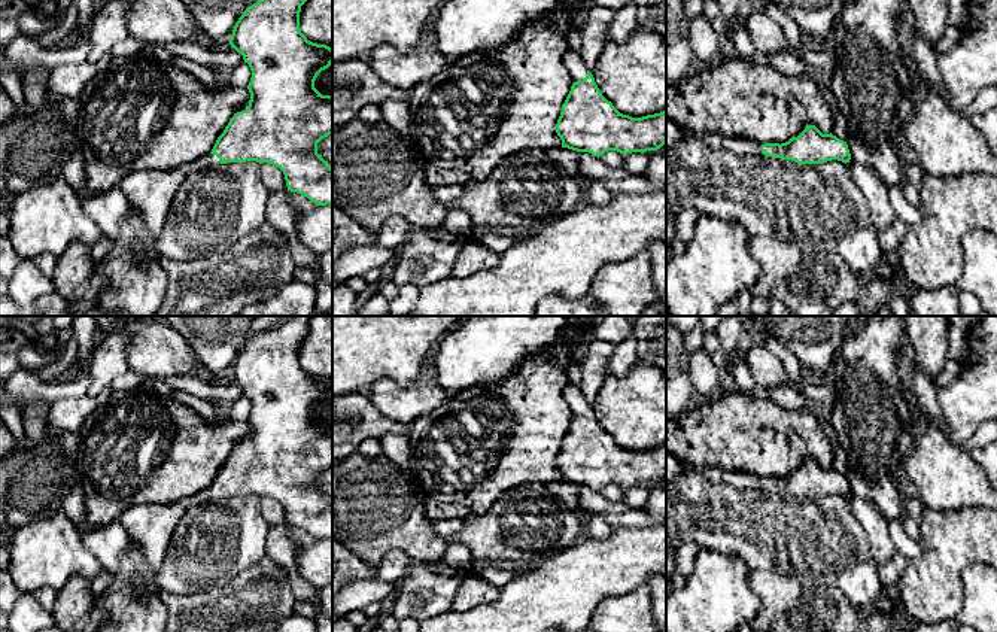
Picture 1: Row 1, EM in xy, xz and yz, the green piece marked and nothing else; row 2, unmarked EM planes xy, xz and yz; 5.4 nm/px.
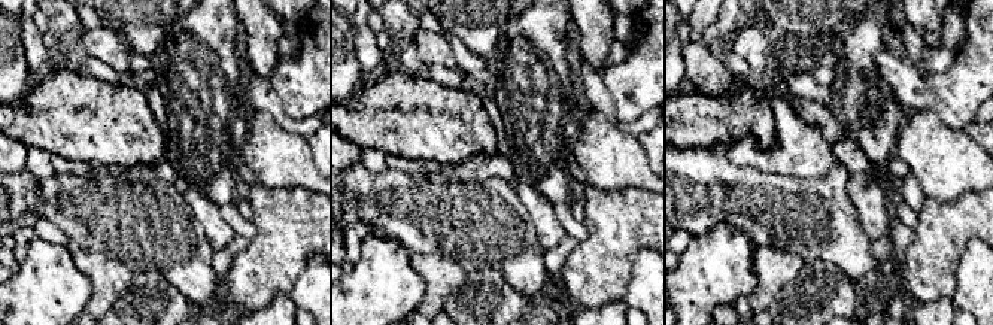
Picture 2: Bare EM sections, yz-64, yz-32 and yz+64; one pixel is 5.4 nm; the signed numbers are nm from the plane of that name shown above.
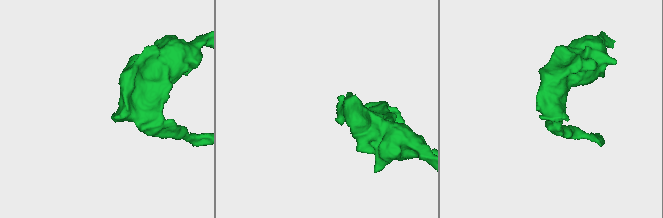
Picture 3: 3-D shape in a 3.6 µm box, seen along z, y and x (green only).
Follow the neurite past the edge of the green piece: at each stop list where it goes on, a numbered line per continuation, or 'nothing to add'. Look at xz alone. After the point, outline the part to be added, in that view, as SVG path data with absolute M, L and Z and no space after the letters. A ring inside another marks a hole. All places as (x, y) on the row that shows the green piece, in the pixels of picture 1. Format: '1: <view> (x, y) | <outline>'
1: xz (573, 60) | M569 48L565 52L565 66L569 70L569 73L572 75L574 82L584 79L584 70L581 67L581 61L583 60L581 60L578 51L574 51Z

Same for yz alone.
1: yz (738, 145) | M744 137L724 139L723 148L732 151L736 155L759 155L762 152L760 145L756 140Z

